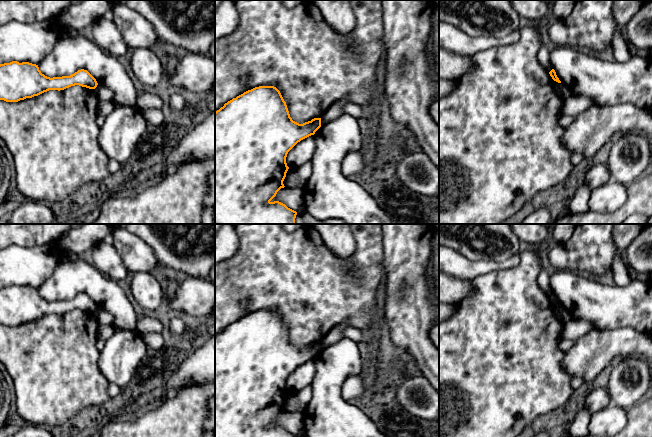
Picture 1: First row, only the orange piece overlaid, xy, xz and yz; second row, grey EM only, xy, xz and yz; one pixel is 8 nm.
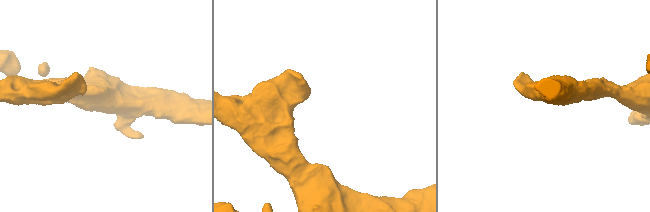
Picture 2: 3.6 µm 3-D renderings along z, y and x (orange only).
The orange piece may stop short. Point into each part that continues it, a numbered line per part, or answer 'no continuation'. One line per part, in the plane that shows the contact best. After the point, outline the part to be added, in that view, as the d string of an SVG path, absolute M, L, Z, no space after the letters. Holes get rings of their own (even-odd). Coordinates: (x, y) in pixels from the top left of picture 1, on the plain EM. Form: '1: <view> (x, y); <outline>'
no continuation

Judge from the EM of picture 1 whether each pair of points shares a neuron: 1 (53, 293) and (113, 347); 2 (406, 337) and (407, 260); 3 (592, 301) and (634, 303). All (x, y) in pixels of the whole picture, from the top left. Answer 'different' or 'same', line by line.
1: different
2: same
3: same

